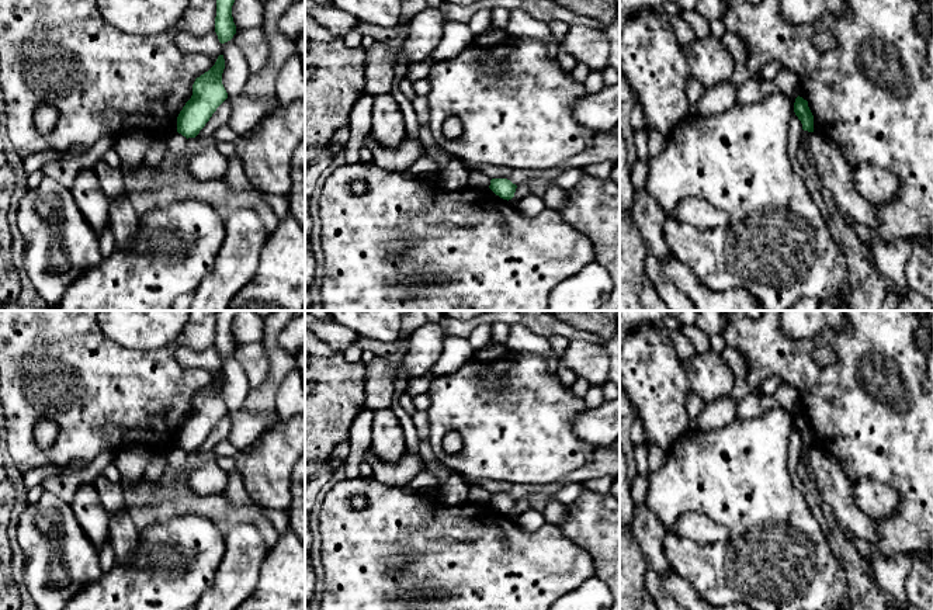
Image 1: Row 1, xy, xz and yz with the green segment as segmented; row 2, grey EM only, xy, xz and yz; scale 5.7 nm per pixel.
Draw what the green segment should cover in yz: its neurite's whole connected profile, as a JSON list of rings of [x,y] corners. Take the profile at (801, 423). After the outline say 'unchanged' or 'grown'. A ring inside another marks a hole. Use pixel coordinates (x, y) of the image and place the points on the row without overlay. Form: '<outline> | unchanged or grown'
[[[798,410],[794,417],[794,427],[801,436],[802,444],[814,447],[814,430],[808,422],[808,416]]] | unchanged

